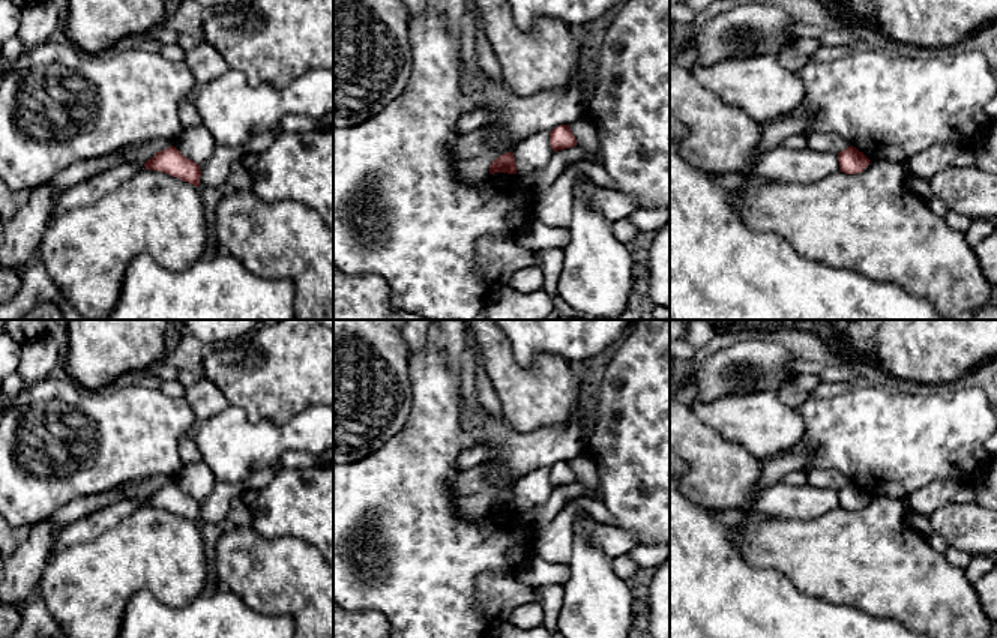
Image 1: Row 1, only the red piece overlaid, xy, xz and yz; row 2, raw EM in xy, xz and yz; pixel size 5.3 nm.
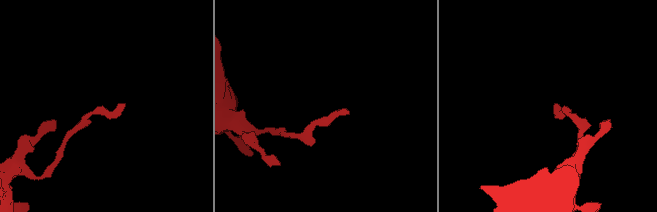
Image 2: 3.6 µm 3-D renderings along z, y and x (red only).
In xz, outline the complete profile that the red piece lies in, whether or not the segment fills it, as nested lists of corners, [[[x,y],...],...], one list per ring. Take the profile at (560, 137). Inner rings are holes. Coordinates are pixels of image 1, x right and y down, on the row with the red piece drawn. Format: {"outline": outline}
{"outline": [[[560,125],[550,131],[550,146],[554,152],[577,146],[577,140],[571,132],[569,125]]]}

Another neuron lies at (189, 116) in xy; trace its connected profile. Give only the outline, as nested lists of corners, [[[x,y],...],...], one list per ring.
[[[189,95],[180,105],[180,122],[185,128],[195,128],[201,125],[200,113],[195,107],[195,96]]]

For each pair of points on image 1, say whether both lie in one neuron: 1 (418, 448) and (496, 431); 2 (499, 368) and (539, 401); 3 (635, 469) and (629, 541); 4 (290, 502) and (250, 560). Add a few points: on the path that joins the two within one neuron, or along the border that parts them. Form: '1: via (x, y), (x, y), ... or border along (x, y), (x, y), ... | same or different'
1: border along (478, 403), (463, 424), (481, 445) | different
2: via (509, 379), (529, 397) | same
3: border along (613, 526), (629, 530), (640, 544) | different
4: border along (250, 526), (266, 538), (298, 536), (301, 539) | different

